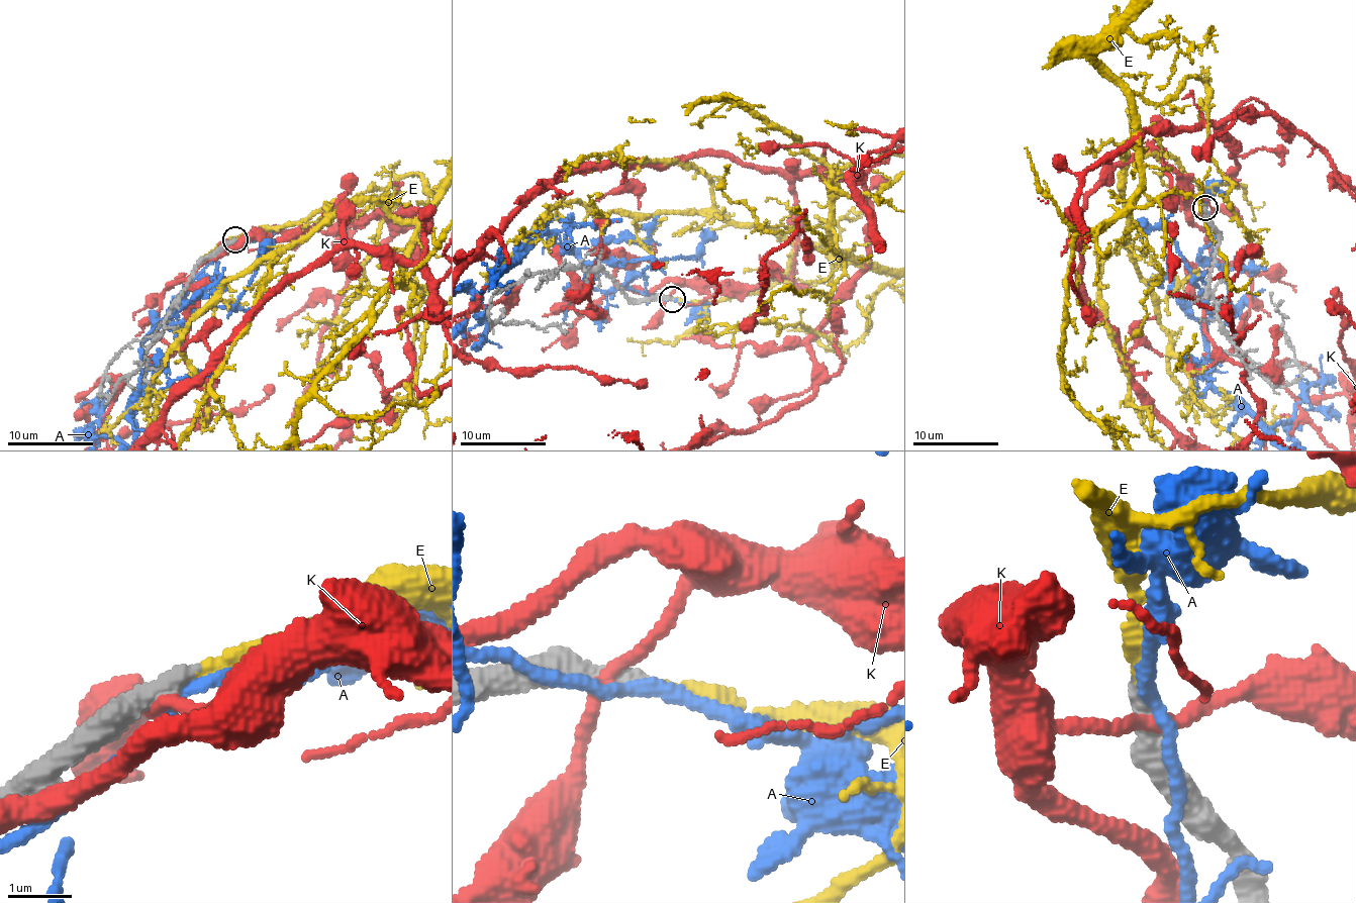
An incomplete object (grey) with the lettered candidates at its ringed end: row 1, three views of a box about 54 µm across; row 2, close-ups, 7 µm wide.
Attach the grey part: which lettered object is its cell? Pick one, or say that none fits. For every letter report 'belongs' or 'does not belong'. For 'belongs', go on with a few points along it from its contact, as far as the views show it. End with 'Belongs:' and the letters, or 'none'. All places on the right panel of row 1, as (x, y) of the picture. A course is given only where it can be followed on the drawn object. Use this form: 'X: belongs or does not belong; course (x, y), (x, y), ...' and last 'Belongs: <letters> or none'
A: does not belong
E: belongs
K: does not belong
Belongs: E

